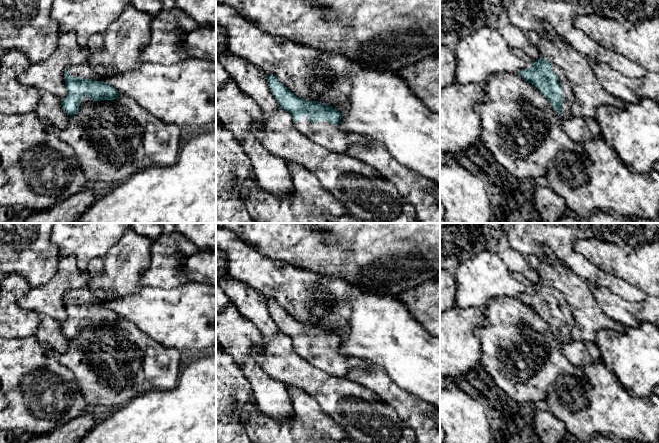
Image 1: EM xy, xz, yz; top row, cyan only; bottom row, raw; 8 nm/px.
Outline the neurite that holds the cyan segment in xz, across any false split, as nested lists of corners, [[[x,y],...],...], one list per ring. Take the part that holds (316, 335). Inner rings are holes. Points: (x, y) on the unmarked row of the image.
[[[267,298],[265,302],[278,330],[290,337],[295,352],[318,369],[347,378],[350,369],[366,367],[363,359],[340,352],[341,337],[335,332],[297,321],[273,299]]]

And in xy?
[[[90,287],[67,291],[64,295],[67,318],[61,323],[63,334],[73,340],[85,327],[116,323],[117,314],[103,304],[118,296],[113,291]]]

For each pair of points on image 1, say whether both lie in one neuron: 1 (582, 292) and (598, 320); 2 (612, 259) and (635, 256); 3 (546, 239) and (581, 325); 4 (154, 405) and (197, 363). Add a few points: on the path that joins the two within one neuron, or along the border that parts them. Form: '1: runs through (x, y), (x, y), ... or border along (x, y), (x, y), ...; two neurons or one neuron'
1: runs through (582, 299), (583, 305), (591, 313); one neuron
2: runs through (618, 259), (629, 259); one neuron
3: border along (528, 254), (548, 260), (548, 250), (570, 269); two neurons
4: runs through (167, 404), (195, 376); one neuron

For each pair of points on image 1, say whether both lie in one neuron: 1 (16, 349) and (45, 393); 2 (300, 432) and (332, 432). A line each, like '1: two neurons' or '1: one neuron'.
1: one neuron
2: one neuron

